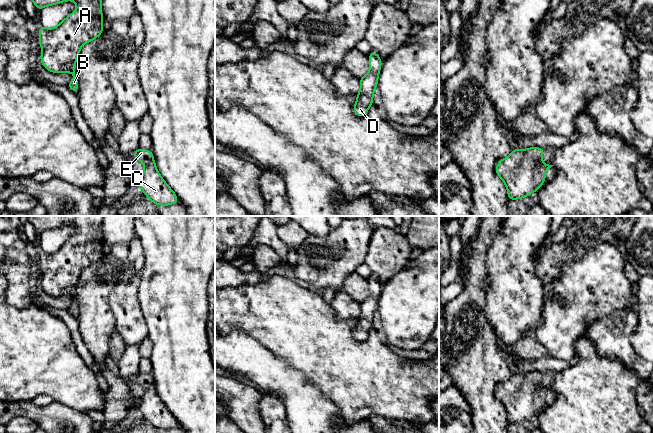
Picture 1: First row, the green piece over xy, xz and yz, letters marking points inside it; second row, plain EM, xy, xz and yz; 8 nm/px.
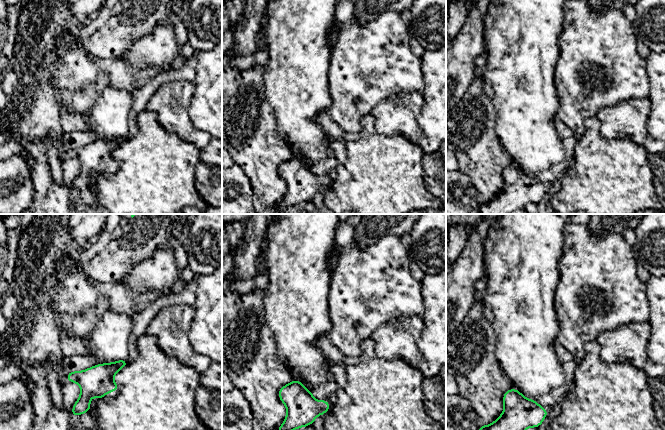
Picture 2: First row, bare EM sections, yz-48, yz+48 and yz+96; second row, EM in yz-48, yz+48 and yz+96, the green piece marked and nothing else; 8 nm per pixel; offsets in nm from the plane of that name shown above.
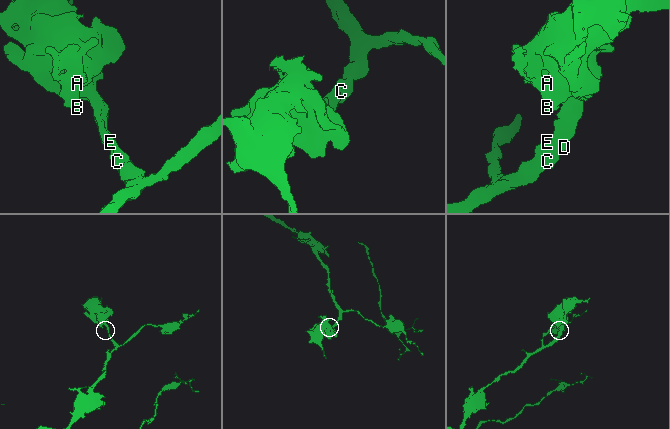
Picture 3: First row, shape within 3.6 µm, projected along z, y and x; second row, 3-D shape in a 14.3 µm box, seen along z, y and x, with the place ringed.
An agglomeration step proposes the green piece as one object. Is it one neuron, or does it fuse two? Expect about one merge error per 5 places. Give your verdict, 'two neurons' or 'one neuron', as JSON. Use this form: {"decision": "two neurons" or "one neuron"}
{"decision": "one neuron"}

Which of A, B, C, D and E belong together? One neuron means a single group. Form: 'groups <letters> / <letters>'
groups A B C D E

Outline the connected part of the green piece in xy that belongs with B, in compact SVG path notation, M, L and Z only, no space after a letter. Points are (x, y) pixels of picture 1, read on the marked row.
M72 0L78 8L68 15L55 28L49 29L39 26L39 44L42 47L40 61L42 65L52 73L62 73L69 71L73 78L68 83L69 89L76 93L79 81L75 77L75 65L81 47L92 40L95 40L103 32L103 15L101 0Z

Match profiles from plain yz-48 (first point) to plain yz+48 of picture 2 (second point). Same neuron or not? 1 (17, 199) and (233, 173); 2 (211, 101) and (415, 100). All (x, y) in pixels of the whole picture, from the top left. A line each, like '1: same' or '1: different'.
1: same
2: different

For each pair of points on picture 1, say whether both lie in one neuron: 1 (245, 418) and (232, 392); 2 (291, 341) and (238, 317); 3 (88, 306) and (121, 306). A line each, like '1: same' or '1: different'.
1: same
2: same
3: different

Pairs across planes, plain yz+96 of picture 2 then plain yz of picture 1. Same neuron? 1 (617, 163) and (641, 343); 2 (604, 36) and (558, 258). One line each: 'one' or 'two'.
1: two
2: two

